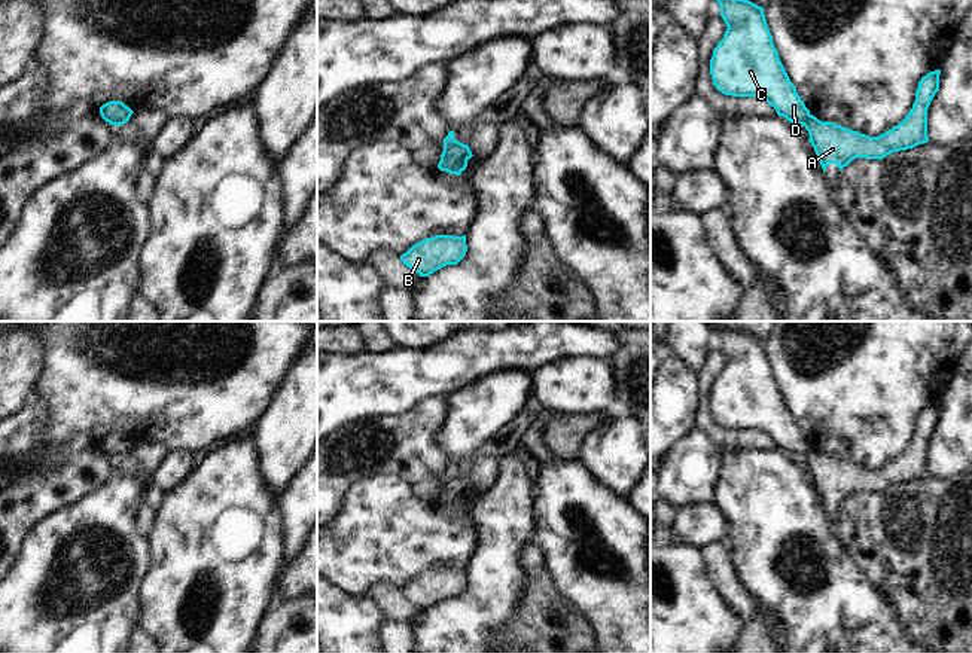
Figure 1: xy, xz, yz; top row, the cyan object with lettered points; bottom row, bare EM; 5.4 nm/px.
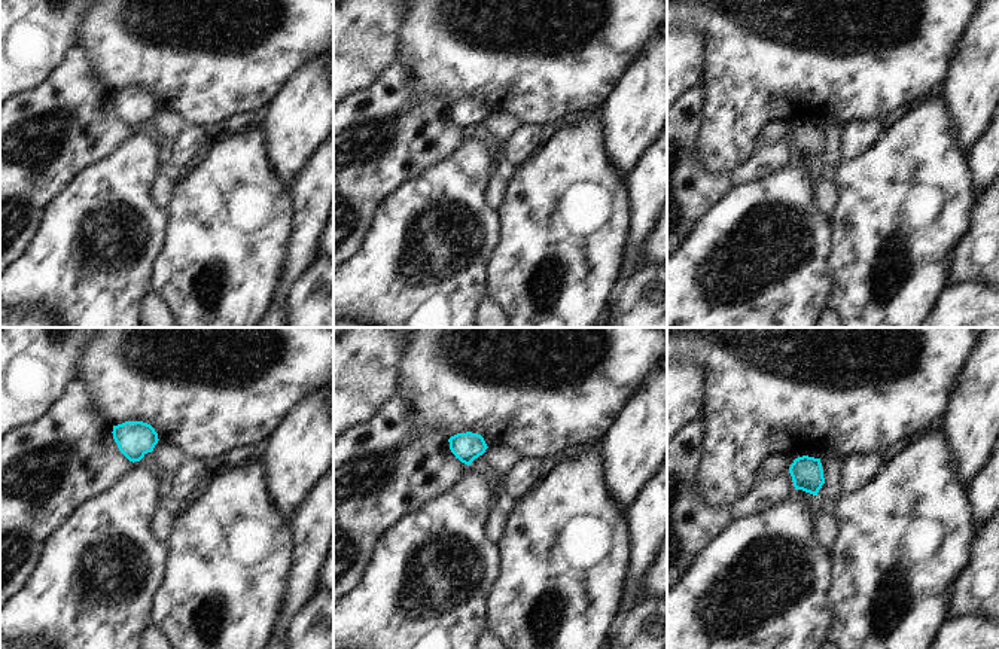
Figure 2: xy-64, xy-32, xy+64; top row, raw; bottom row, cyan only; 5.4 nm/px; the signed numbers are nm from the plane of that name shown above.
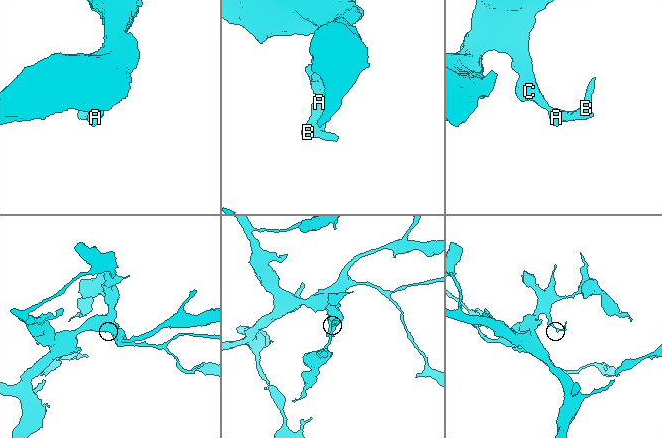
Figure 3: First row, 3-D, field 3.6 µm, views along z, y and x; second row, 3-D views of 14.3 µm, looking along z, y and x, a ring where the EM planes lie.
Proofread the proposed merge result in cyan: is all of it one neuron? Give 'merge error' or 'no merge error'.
merge error

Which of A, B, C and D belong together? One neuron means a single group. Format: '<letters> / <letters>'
A B / C D

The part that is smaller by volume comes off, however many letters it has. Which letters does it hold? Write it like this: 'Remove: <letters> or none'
Remove: A, B

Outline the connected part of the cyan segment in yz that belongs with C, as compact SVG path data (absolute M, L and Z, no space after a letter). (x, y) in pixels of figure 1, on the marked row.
M749 0L717 3L728 28L710 59L716 89L732 97L762 98L778 116L802 125L810 110L778 58L764 7Z

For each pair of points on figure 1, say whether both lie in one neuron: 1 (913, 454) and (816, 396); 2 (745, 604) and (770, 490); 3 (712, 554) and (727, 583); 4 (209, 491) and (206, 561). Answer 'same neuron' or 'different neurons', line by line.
1: different neurons
2: different neurons
3: same neuron
4: same neuron

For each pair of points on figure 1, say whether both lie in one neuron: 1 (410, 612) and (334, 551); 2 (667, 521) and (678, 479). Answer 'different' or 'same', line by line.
1: different
2: different

